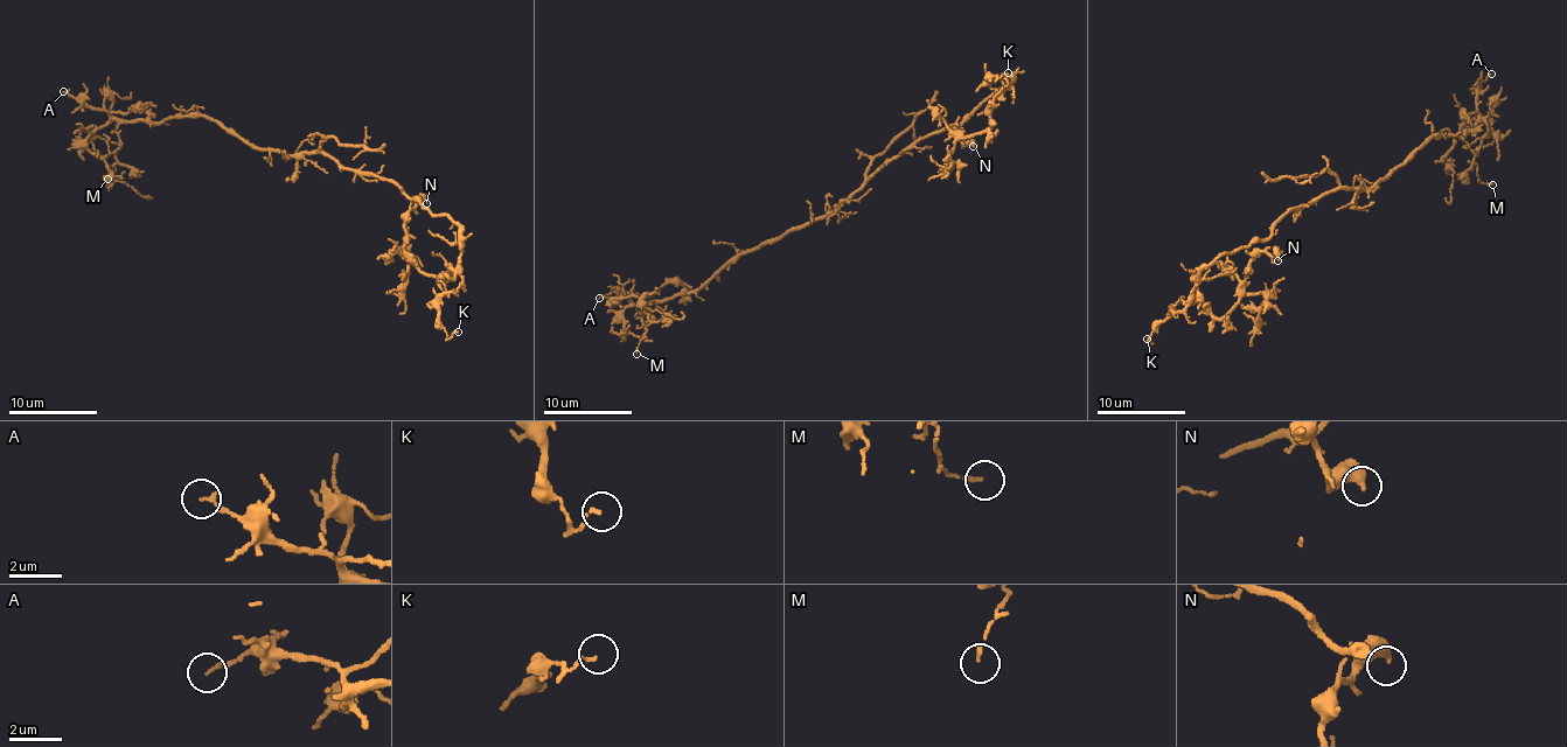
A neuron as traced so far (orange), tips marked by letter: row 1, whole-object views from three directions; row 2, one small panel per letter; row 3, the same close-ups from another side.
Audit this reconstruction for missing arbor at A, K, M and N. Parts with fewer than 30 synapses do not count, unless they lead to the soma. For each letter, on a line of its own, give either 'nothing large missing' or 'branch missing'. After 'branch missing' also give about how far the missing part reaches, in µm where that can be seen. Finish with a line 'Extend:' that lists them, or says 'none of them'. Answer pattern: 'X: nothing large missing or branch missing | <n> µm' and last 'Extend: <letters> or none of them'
A: nothing large missing
K: nothing large missing
M: nothing large missing
N: nothing large missing
Extend: none of them

